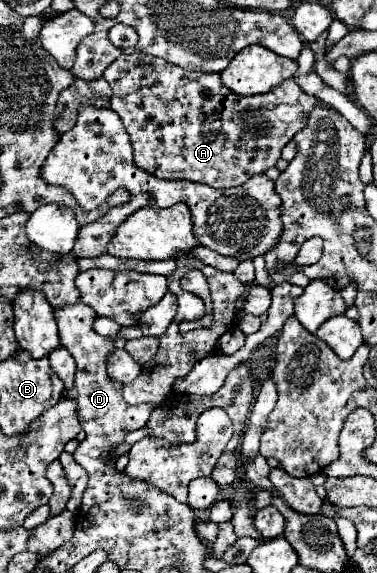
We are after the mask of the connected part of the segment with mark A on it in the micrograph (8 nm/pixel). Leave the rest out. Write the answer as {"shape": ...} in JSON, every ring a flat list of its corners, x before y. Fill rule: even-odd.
{"shape":[[140,52,122,54,104,70,104,78,114,90,110,108,122,118,130,134,134,146,134,162,138,168,158,178,202,182,220,190,240,186,254,174,262,174,272,168,278,162,282,148,294,138,296,132,302,130,302,126,306,126,308,112,312,112,316,106,332,108,304,94,300,86,296,86,294,78,286,80,266,94,248,98,232,94,228,88,220,86,220,74,186,72,162,58,146,56]]}

